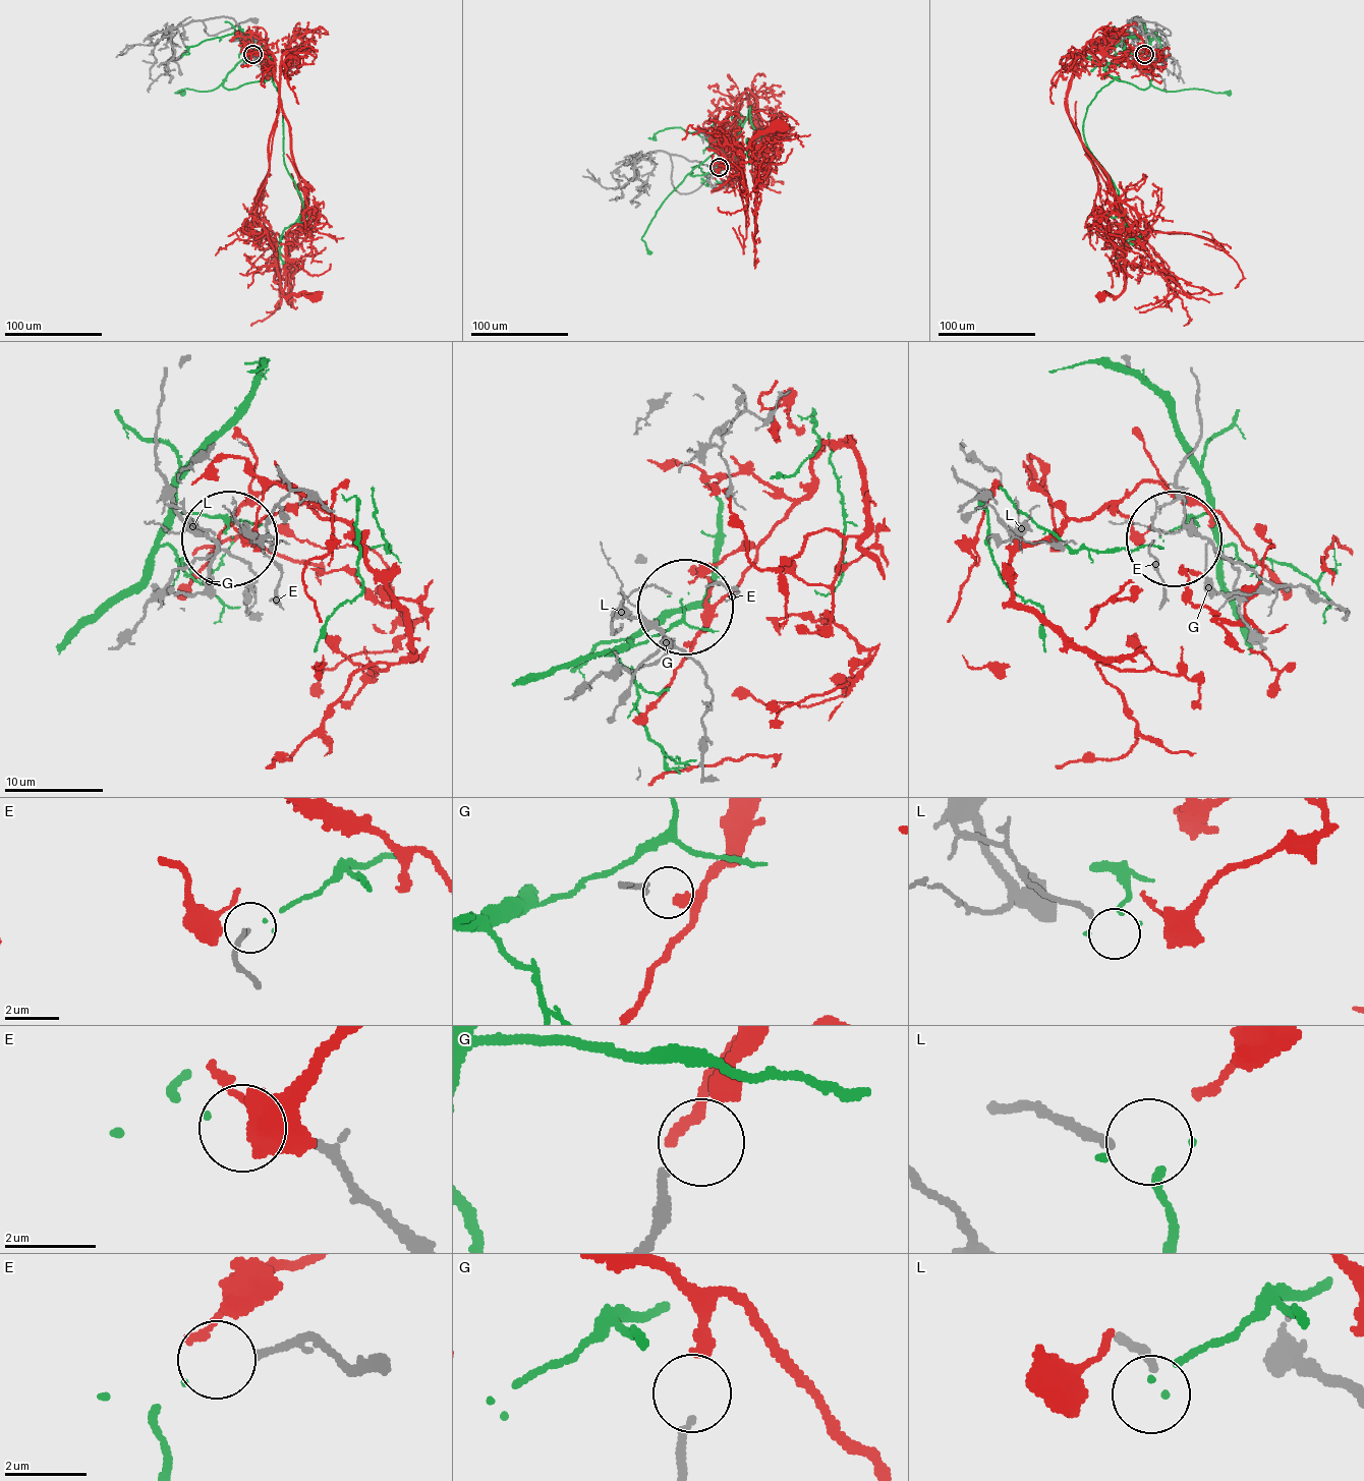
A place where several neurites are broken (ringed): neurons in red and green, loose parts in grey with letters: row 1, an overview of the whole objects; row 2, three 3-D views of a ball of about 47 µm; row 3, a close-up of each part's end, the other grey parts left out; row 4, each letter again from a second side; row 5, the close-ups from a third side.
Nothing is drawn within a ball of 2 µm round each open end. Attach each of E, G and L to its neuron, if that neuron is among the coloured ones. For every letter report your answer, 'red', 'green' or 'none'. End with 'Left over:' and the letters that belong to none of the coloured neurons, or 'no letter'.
E: green
G: red
L: none
Left over: L

